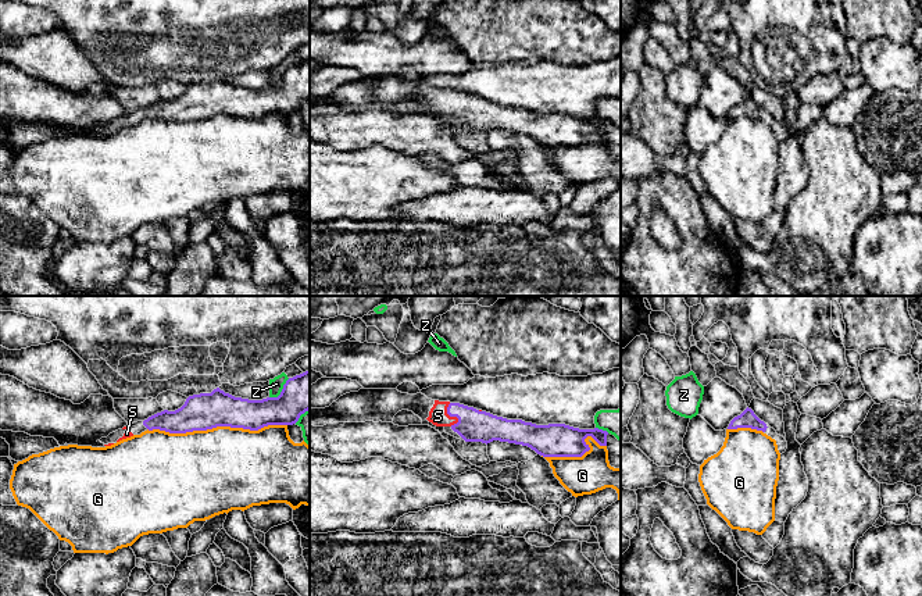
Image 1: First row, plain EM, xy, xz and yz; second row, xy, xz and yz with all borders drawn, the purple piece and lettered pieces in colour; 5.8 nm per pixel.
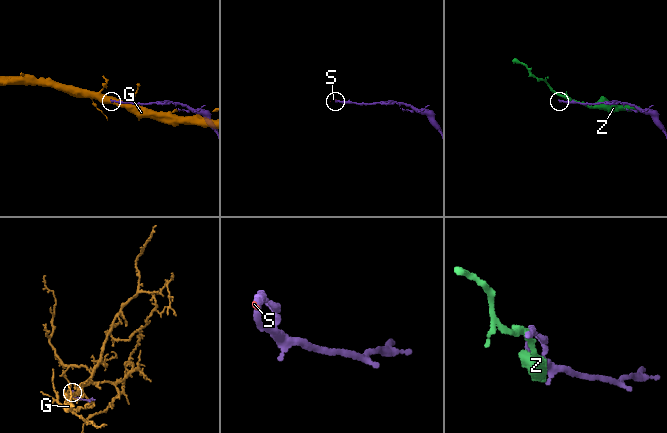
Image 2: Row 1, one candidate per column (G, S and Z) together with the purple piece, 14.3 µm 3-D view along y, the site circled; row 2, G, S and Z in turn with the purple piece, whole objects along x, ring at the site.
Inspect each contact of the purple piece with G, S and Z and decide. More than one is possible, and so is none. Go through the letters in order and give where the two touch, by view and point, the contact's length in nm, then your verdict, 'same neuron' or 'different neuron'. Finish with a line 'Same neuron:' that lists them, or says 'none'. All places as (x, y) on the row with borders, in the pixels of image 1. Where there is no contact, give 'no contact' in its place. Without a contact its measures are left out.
G: meets purple in xy at (217, 425); contact 800 nm long; different neuron
S: meets purple in xz at (451, 416); contact 140 nm long; same neuron
Z: meets purple in xy at (282, 391); contact 170 nm long; different neuron
Same neuron: S

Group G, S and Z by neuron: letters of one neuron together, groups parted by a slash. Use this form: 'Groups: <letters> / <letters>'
Groups: G / S / Z

